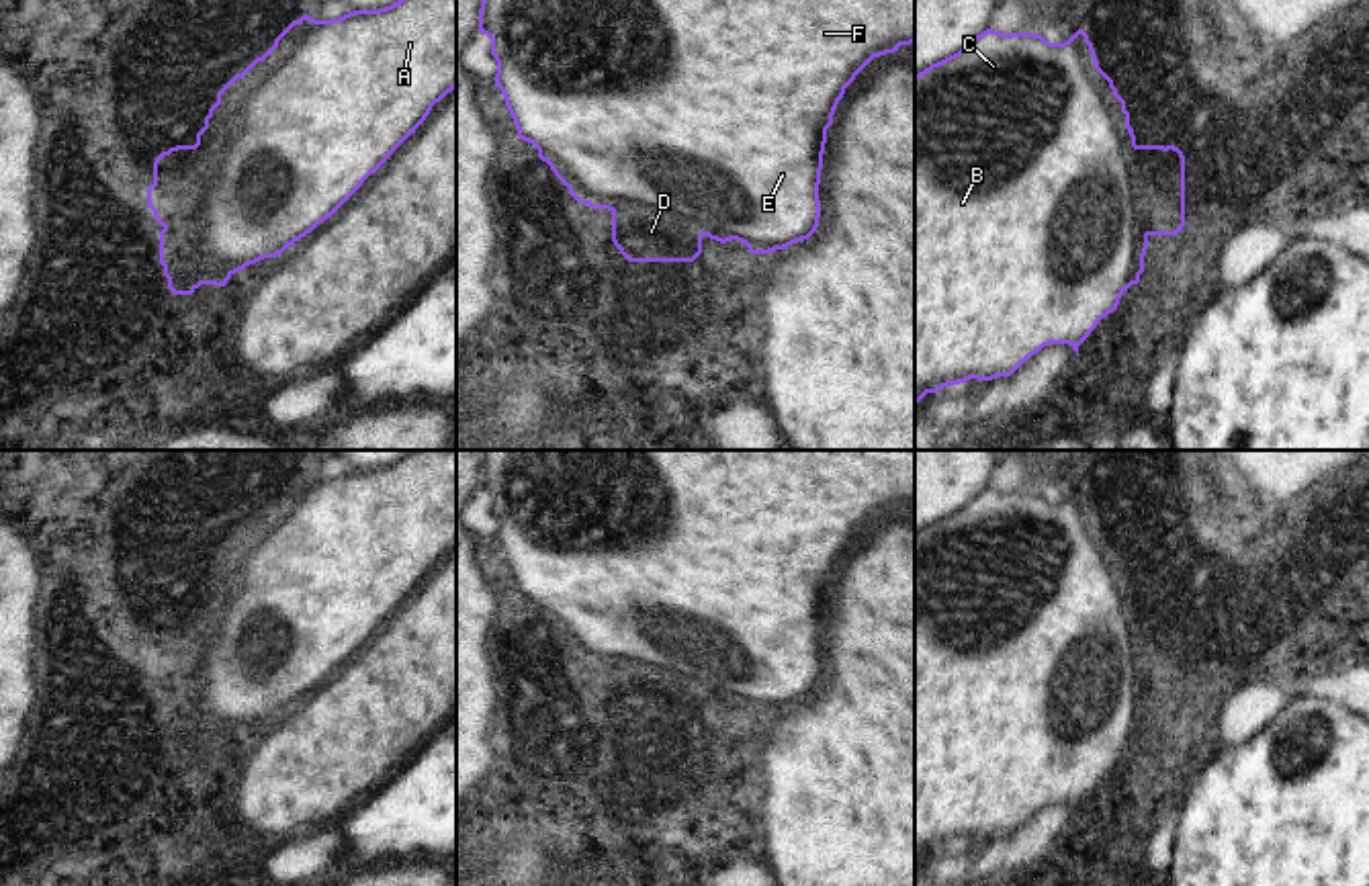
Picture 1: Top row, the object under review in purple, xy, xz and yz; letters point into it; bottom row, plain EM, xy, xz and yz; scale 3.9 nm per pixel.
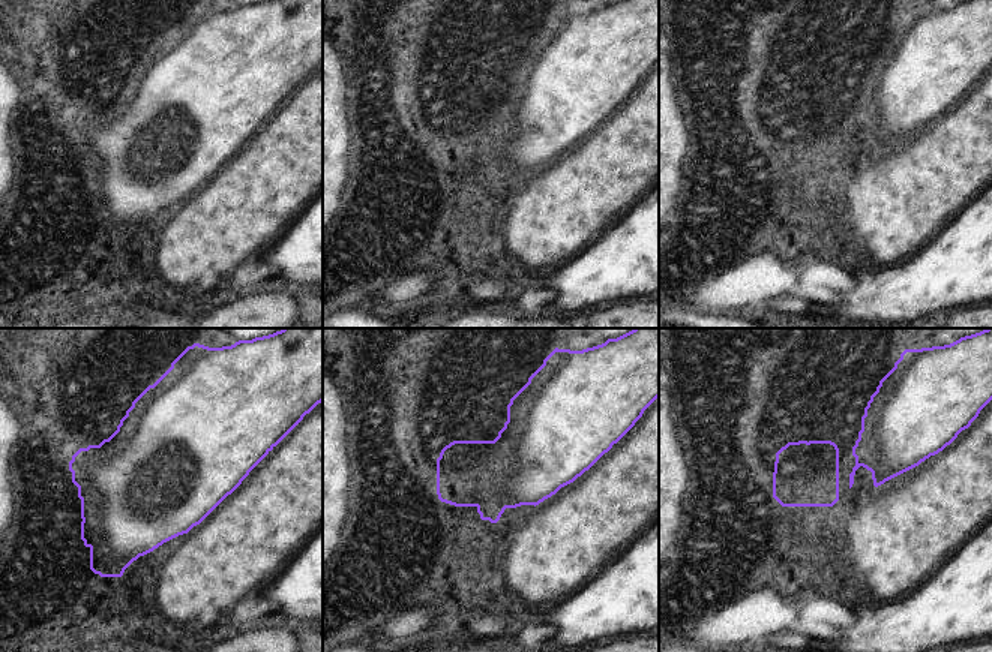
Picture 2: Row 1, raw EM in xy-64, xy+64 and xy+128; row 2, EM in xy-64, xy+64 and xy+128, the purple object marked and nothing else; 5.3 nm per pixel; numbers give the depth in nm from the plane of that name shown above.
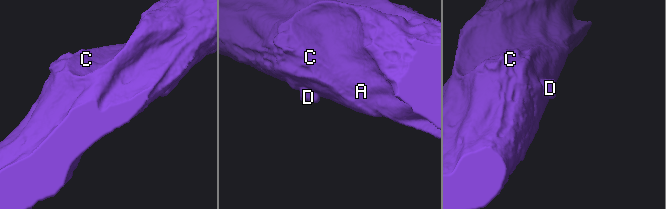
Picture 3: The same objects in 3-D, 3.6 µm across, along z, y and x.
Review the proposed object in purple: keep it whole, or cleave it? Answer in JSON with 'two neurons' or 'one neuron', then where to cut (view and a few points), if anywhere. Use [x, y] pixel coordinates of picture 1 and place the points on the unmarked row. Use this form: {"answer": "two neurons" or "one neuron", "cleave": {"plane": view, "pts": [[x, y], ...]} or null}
{"answer": "one neuron", "cleave": null}

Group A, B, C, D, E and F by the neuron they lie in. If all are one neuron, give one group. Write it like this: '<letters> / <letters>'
A B C D E F

